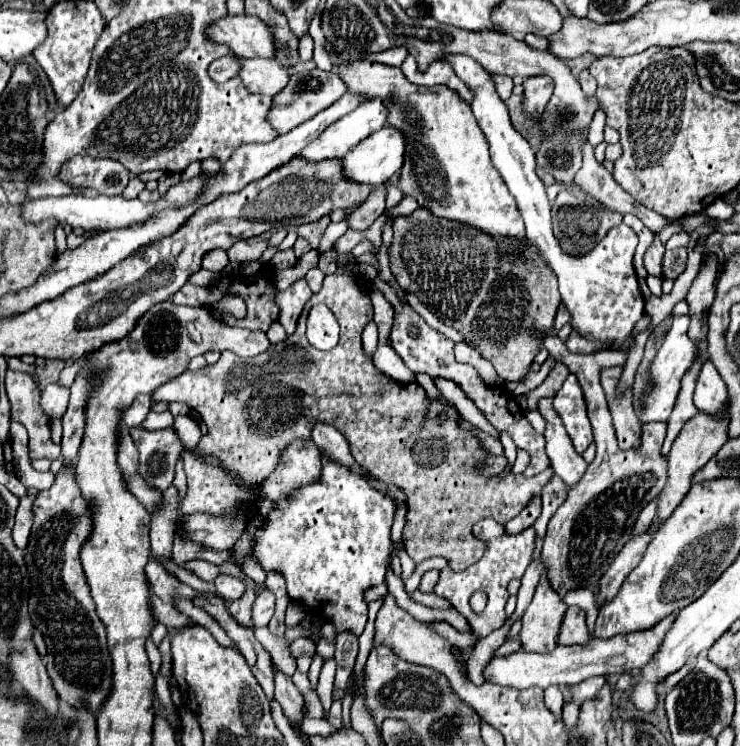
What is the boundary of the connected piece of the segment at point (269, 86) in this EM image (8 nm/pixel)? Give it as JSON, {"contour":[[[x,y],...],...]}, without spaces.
{"contour":[[[239,58],[239,62],[241,62],[239,76],[241,76],[241,80],[249,92],[275,96],[287,86],[289,74],[285,68],[275,64],[275,60]]]}

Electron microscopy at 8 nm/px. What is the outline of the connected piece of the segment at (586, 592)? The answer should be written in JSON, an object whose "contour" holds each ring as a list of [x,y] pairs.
{"contour":[[[588,588],[573,589],[563,597],[564,602],[569,606],[579,606],[585,611],[589,633],[593,635],[598,610],[595,606],[595,599],[592,591]]]}

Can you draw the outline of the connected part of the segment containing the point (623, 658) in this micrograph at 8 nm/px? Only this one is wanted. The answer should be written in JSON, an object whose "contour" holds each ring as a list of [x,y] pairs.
{"contour":[[[675,614],[661,620],[655,628],[631,634],[619,634],[609,640],[591,638],[583,646],[557,646],[553,652],[547,654],[529,654],[529,652],[515,652],[503,658],[493,658],[491,664],[485,668],[485,680],[499,684],[499,686],[513,686],[513,688],[547,688],[551,684],[557,686],[571,686],[579,684],[593,676],[609,676],[609,674],[623,674],[633,668],[643,668],[653,654],[657,652],[663,636],[671,628]]]}

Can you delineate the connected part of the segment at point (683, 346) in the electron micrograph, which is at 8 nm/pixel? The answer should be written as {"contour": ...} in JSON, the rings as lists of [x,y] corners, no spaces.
{"contour":[[[679,316],[673,320],[671,330],[667,332],[653,364],[649,370],[649,390],[647,394],[641,398],[641,424],[647,422],[655,422],[655,420],[667,420],[667,416],[671,414],[679,388],[681,388],[681,378],[683,374],[691,368],[695,354],[697,354],[697,344],[693,340],[689,340],[687,336],[687,326],[689,326],[689,316]]]}

